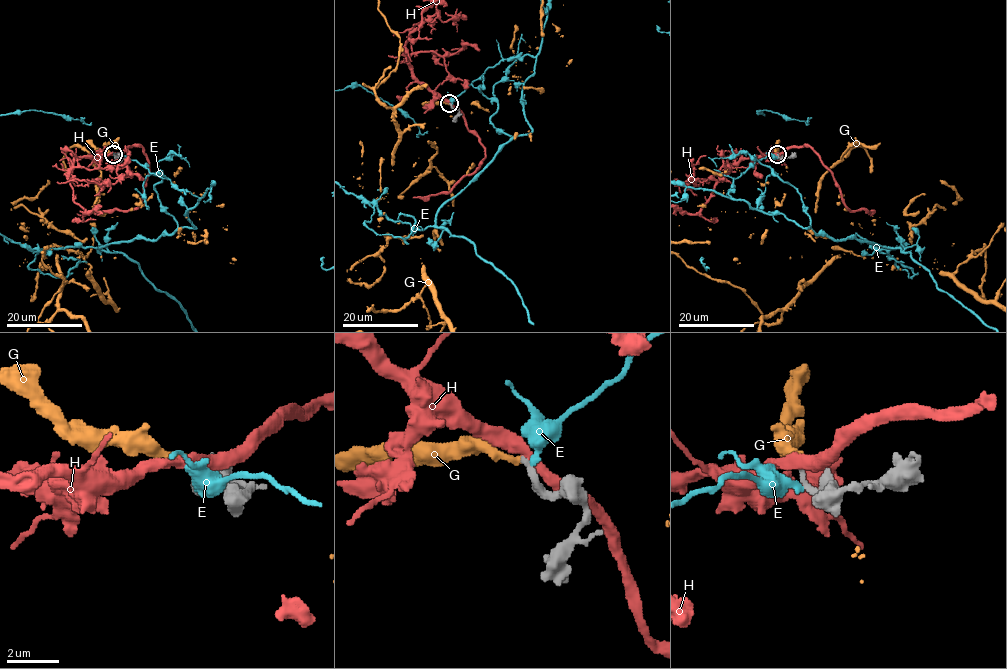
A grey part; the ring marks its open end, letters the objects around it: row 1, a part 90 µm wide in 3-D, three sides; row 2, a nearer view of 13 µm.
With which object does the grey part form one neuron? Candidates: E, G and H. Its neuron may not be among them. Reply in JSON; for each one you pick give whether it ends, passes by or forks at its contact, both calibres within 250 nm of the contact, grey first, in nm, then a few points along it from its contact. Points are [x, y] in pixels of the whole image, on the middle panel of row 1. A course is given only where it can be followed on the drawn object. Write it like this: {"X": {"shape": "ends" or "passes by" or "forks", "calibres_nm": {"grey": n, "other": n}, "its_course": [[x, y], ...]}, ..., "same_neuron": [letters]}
{"same_neuron": []}

